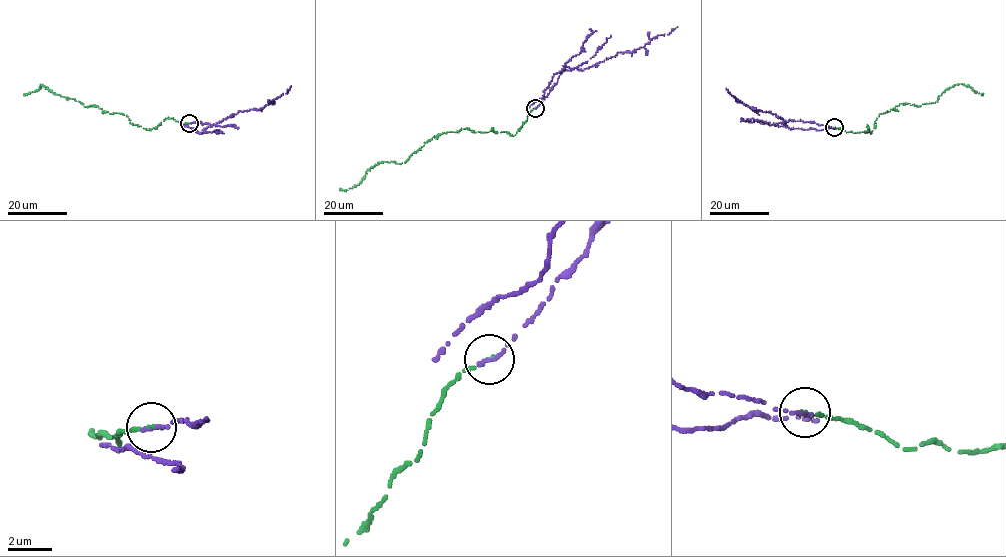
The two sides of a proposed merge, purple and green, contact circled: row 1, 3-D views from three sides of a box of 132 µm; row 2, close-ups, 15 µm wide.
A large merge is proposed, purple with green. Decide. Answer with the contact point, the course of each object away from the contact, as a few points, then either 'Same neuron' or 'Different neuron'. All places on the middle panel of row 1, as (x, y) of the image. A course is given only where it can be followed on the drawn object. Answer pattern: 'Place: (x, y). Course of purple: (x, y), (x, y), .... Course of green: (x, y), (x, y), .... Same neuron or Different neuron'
Place: (535, 108). Course of purple: (535, 108), (565, 70), (581, 70), (618, 52), (631, 52), (657, 35), (668, 34), (678, 26). Course of green: (535, 108), (514, 136), (468, 129), (439, 134), (404, 163), (382, 162), (366, 171), (358, 184), (339, 190). Different neuron

